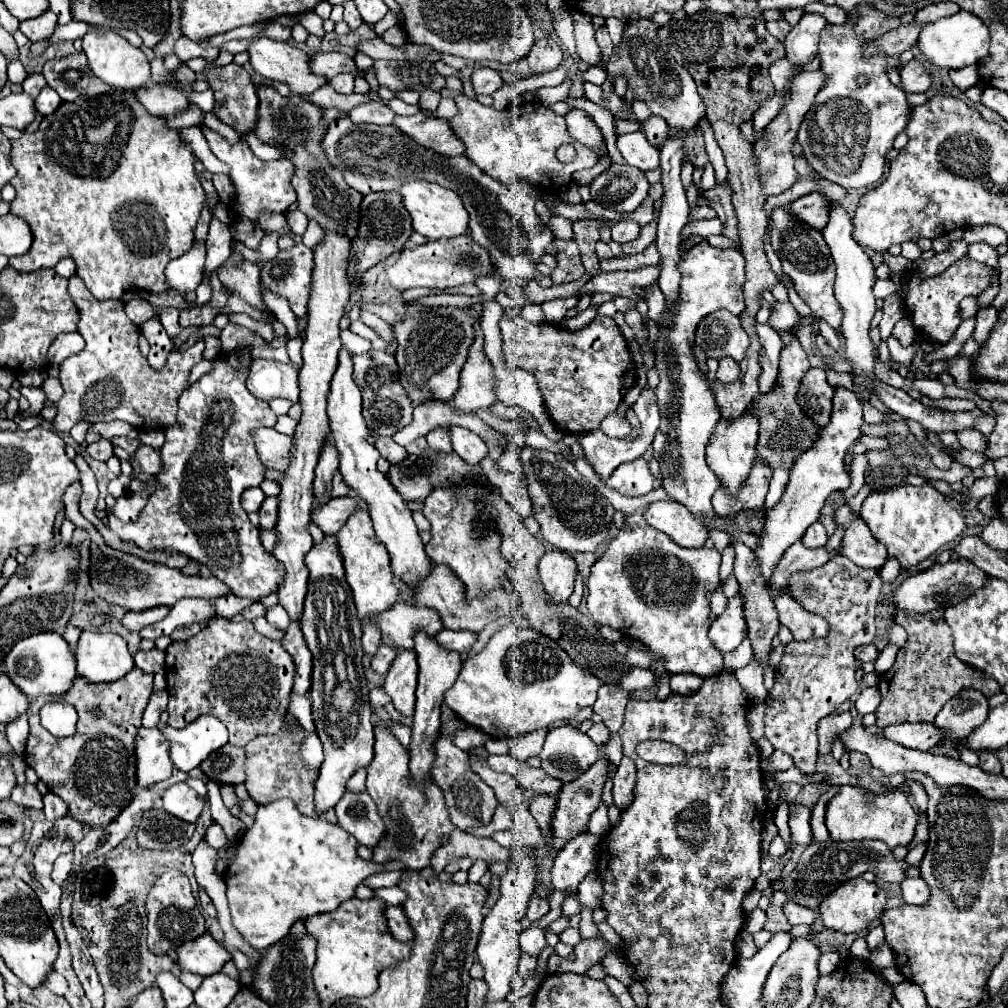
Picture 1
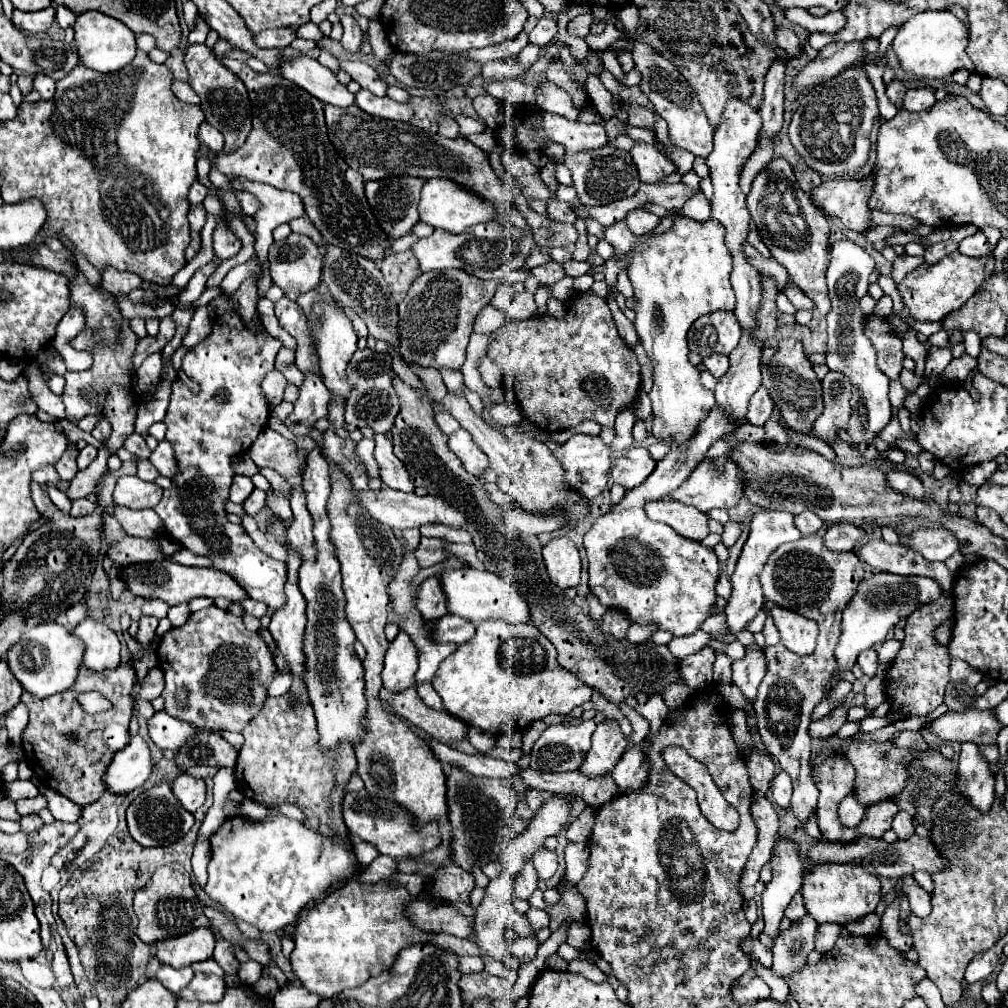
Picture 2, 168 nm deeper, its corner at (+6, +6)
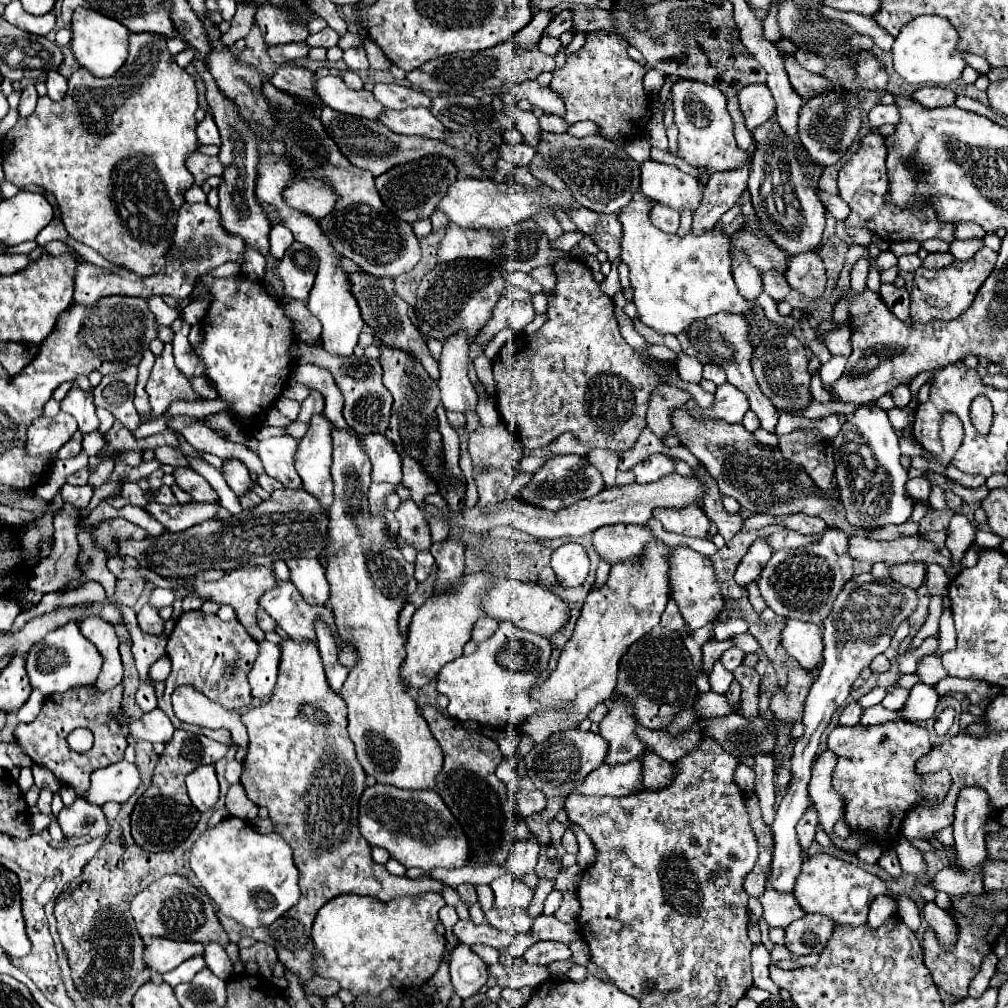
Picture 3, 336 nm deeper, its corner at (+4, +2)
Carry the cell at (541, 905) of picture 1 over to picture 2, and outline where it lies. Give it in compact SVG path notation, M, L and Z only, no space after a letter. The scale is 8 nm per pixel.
M526 861L526 865L522 867L522 873L518 873L514 887L516 887L516 897L518 899L530 899L530 895L534 893L534 889L538 887L538 875L536 869L532 865L532 861Z

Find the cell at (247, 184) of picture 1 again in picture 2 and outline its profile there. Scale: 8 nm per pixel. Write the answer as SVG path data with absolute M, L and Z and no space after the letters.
M206 121L200 125L198 139L200 139L208 149L212 149L214 153L222 151L222 147L224 147L224 137L222 137L222 133L220 133L218 129L214 129L212 125L208 125Z

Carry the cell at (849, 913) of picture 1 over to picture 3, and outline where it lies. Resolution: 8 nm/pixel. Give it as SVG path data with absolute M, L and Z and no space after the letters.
M816 855L816 857L806 859L804 869L800 871L800 877L796 879L796 889L794 889L794 897L798 899L800 907L806 913L818 913L832 919L834 923L844 923L852 927L866 923L872 901L884 893L888 891L882 879L878 879L872 873L866 873L858 865L846 863L832 855Z

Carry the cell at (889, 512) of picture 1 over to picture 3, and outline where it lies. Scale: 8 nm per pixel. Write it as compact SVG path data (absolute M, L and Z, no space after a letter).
M924 477L908 479L906 489L908 489L910 497L914 497L914 499L928 499L928 493L930 493L930 481L926 481Z

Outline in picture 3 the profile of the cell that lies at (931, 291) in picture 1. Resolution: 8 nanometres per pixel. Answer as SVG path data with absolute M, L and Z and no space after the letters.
M984 247L980 249L980 253L976 253L976 257L968 261L954 261L952 265L942 269L926 269L926 267L916 269L912 289L910 289L910 317L916 323L930 323L936 319L952 321L960 317L960 313L964 313L972 305L980 285L992 273L996 257L998 257L996 251Z

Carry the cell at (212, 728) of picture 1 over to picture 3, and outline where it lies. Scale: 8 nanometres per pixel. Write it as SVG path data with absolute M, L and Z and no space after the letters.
M154 709L150 713L144 713L142 719L132 721L128 725L128 729L138 739L144 739L144 741L150 741L150 743L158 743L158 741L160 743L166 743L174 735L174 725L166 717L166 713L160 711L160 709Z

